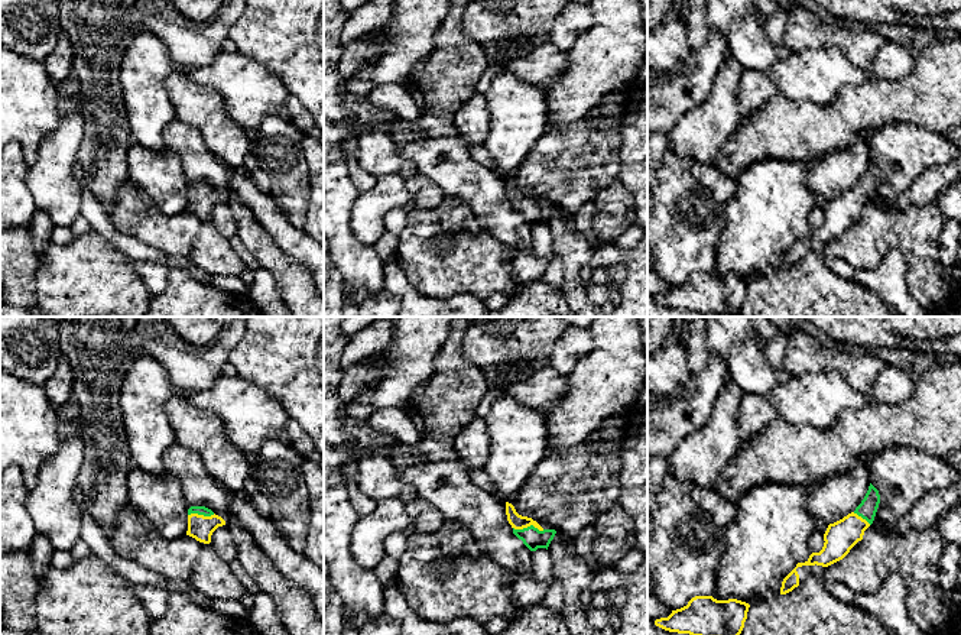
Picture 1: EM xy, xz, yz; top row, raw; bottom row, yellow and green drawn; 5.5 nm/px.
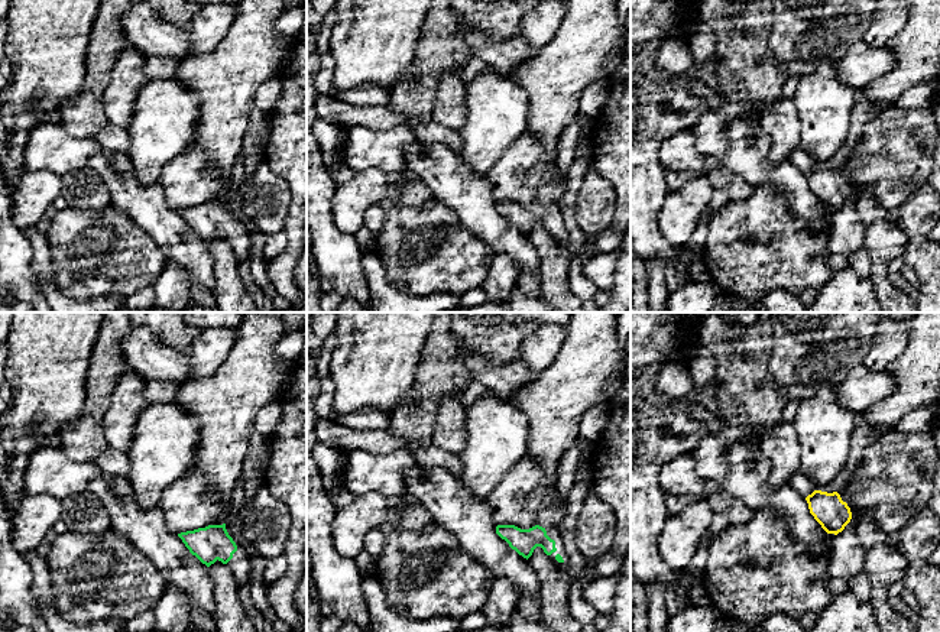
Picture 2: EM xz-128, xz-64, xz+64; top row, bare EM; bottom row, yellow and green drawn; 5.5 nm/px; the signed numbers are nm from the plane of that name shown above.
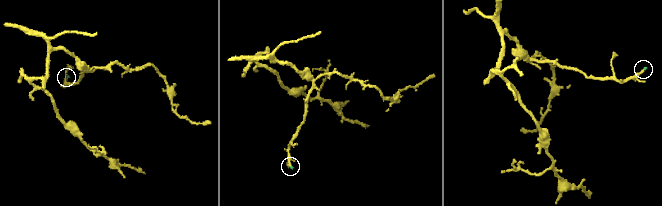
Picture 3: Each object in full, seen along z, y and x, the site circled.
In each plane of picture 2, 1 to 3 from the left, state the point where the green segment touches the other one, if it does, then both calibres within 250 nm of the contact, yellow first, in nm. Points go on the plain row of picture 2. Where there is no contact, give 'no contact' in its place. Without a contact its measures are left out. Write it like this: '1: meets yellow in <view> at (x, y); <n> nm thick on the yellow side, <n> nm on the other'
1: no contact
2: no contact
3: no contact

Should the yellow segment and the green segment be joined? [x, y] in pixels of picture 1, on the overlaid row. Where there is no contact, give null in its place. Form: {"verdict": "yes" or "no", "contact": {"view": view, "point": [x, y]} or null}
{"verdict": "yes", "contact": {"view": "xz", "point": [529, 525]}}

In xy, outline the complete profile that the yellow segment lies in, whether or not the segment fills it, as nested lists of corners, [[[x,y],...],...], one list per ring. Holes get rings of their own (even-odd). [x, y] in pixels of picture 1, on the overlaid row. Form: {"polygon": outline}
{"polygon": [[[191,506],[188,509],[186,535],[199,542],[210,544],[212,532],[225,525],[225,521],[205,506]]]}

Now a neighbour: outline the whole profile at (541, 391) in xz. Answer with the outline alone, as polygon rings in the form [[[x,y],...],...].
[[[551,366],[538,370],[527,379],[516,380],[504,388],[504,393],[519,404],[546,412],[569,392],[566,376]]]

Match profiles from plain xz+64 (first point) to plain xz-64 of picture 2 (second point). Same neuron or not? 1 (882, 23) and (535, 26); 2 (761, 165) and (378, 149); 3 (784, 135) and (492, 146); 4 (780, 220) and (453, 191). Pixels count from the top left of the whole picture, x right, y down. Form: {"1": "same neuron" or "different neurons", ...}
{"1": "same neuron", "2": "different neurons", "3": "different neurons", "4": "different neurons"}

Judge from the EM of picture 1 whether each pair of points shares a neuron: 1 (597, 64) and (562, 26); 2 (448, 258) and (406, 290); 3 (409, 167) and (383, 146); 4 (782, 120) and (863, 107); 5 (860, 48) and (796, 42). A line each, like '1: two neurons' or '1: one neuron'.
1: two neurons
2: two neurons
3: one neuron
4: one neuron
5: one neuron

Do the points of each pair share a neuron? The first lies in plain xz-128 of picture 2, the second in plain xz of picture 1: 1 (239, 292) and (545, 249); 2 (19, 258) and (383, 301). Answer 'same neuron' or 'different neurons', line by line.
1: different neurons
2: different neurons

